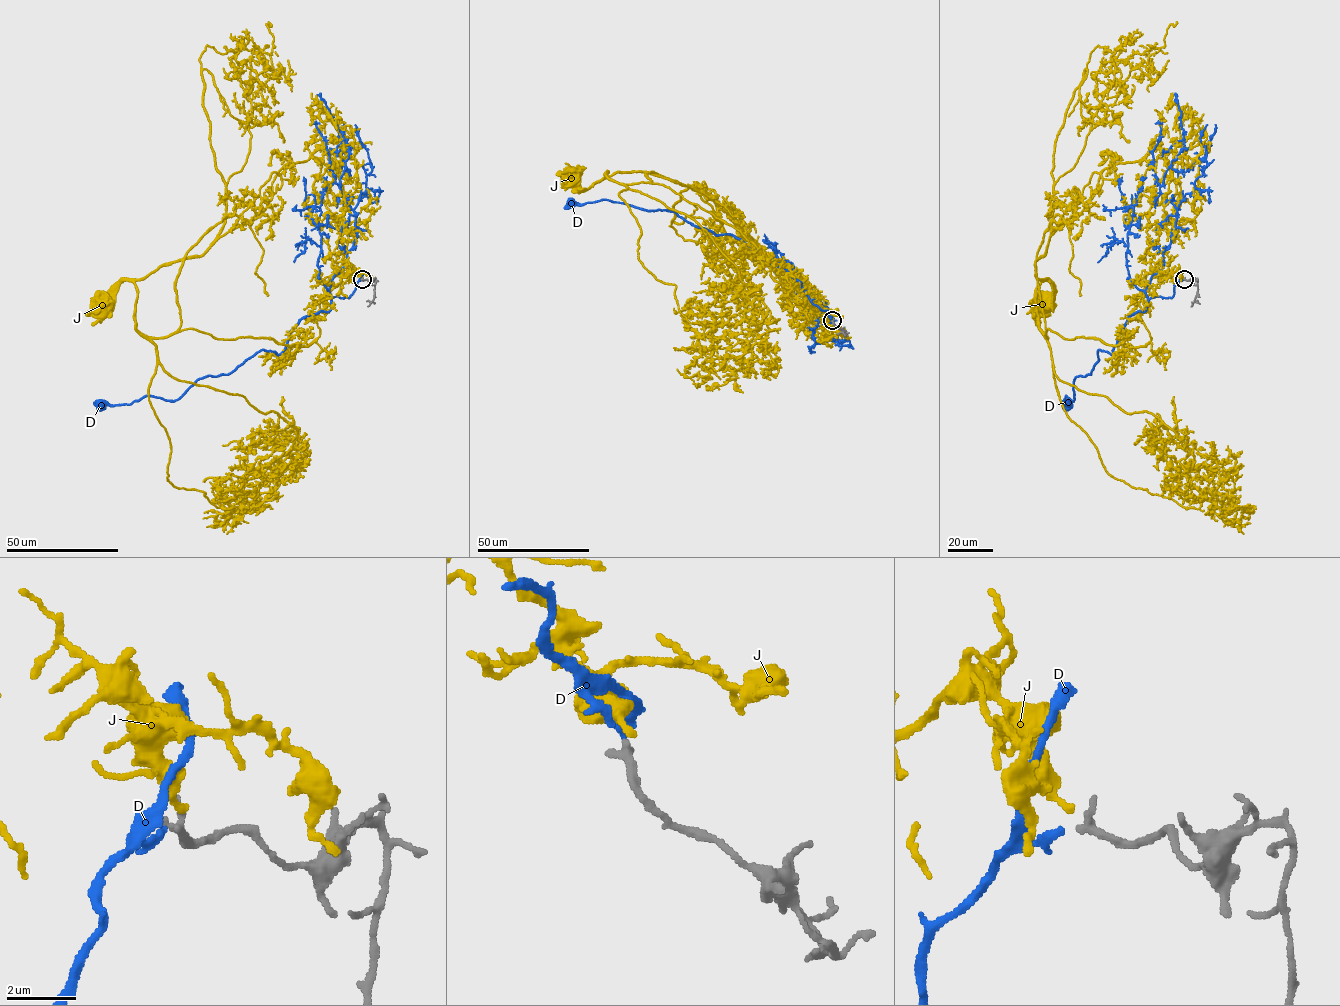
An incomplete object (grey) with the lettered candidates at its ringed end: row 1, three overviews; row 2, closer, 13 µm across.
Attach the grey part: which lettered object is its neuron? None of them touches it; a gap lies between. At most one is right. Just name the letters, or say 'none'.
D

